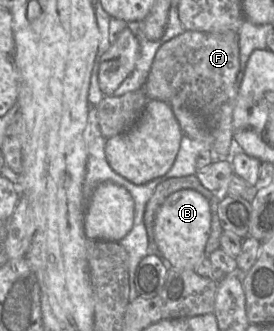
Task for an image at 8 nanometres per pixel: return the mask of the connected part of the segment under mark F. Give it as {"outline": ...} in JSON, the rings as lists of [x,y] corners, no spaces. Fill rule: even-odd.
{"outline":[[[185,31],[159,47],[141,90],[149,100],[163,101],[198,114],[213,138],[214,156],[225,160],[234,139],[232,120],[240,71],[238,32]]]}

